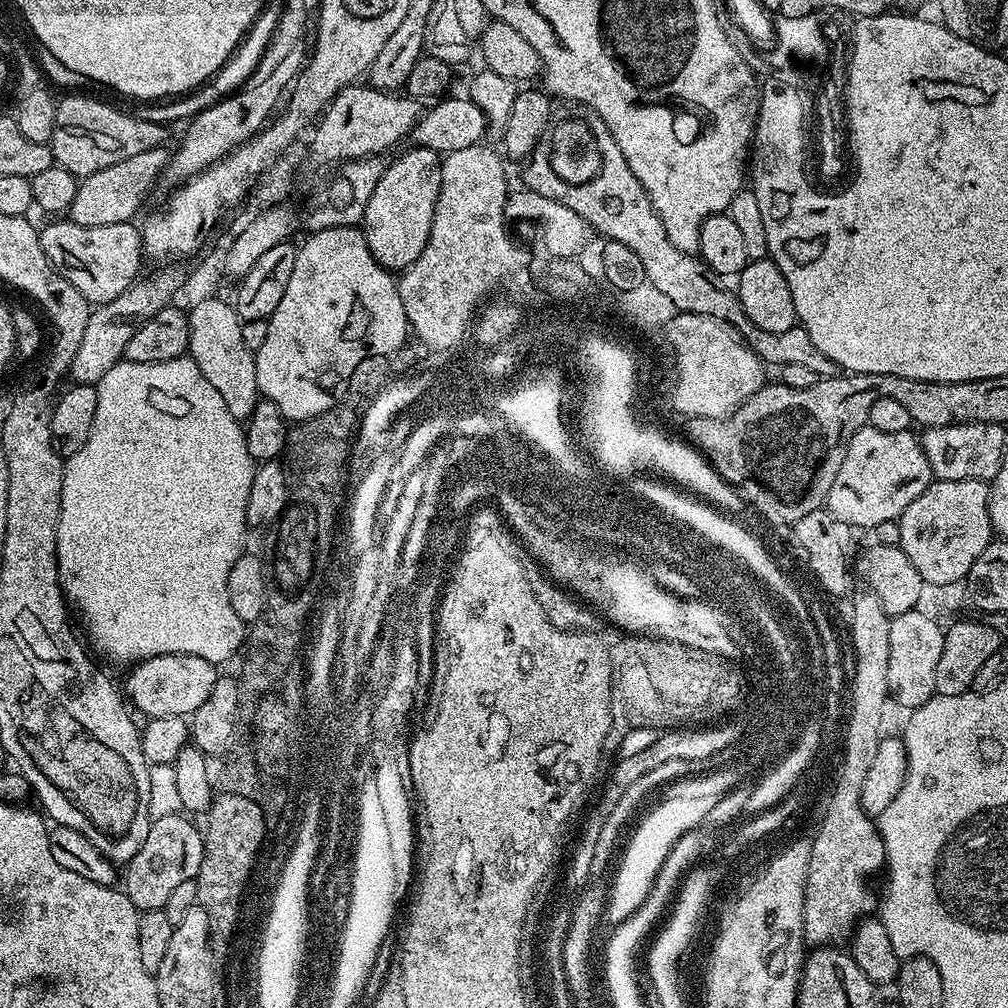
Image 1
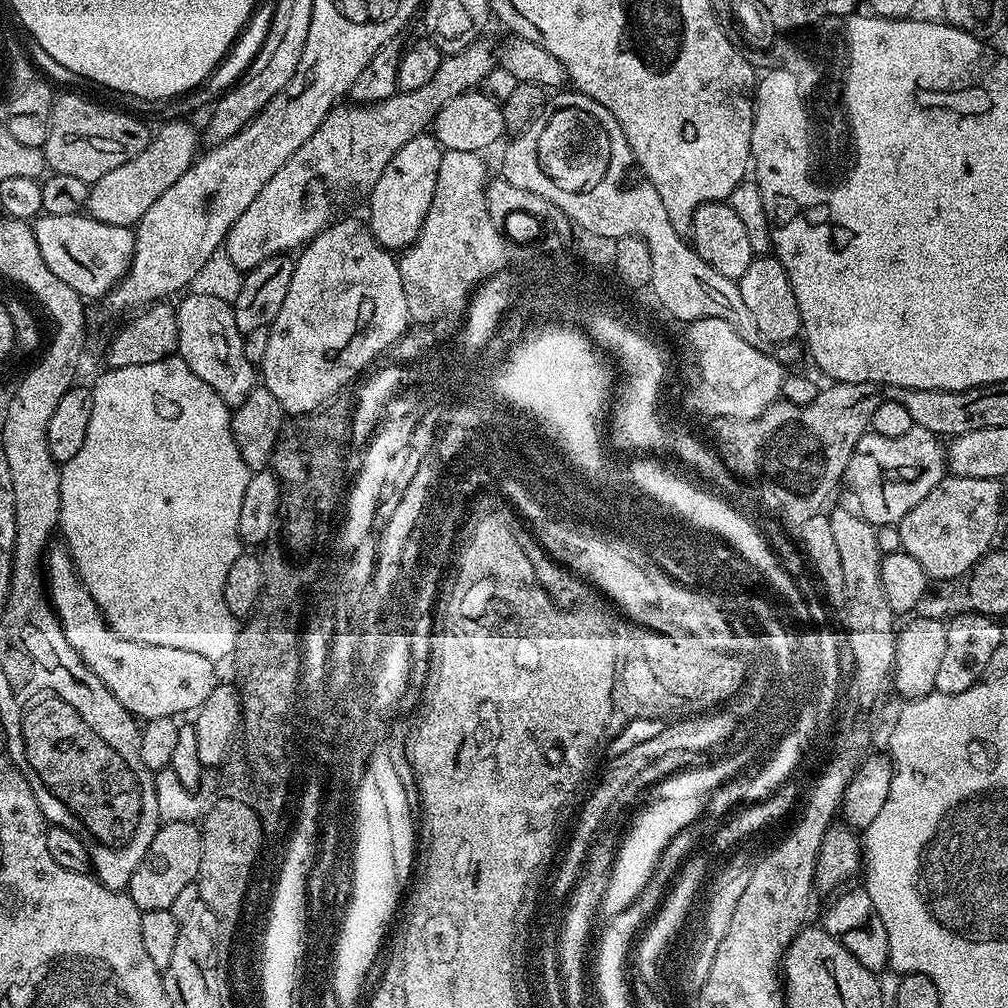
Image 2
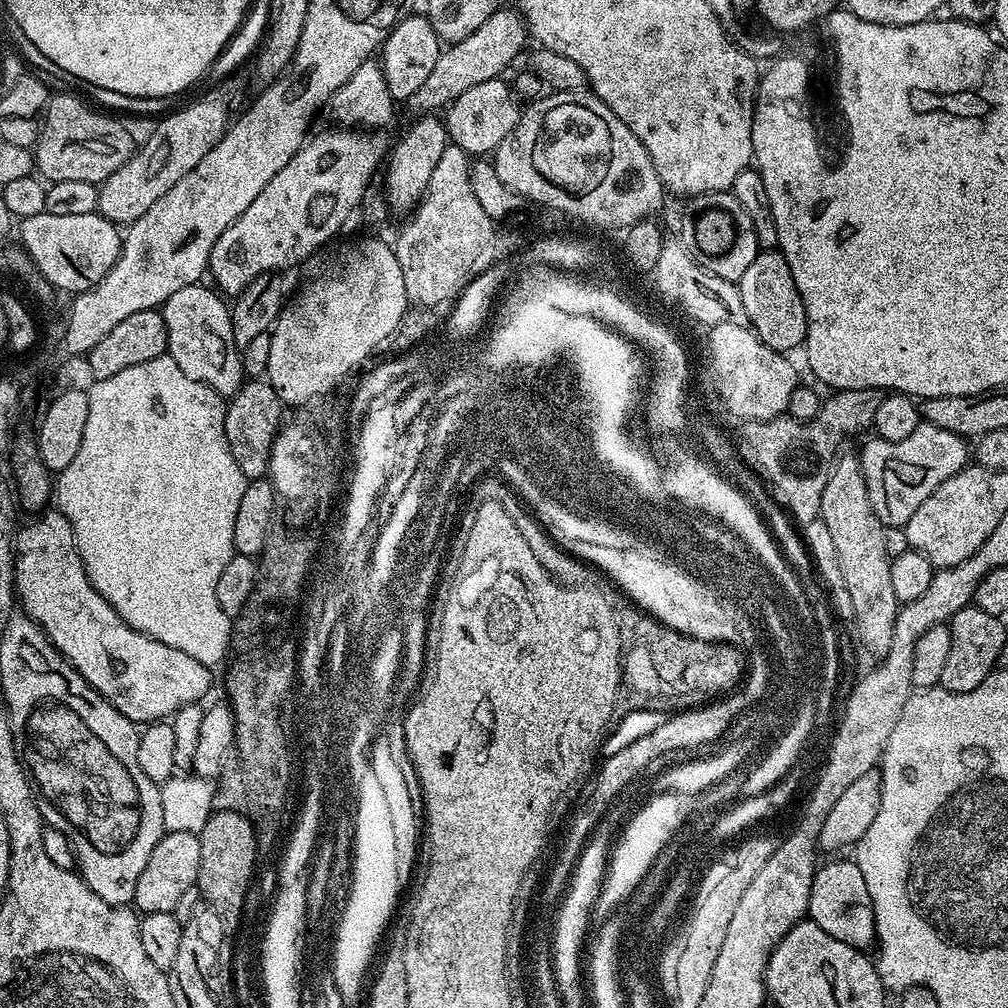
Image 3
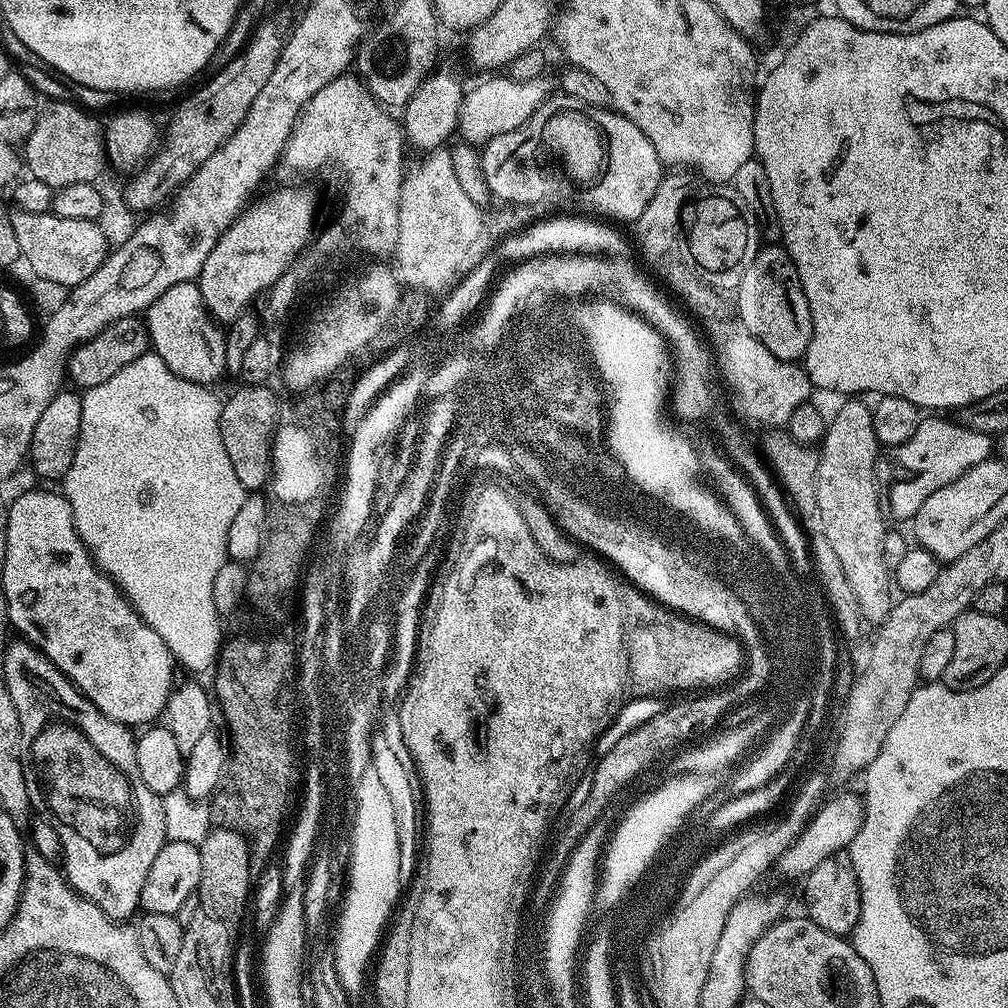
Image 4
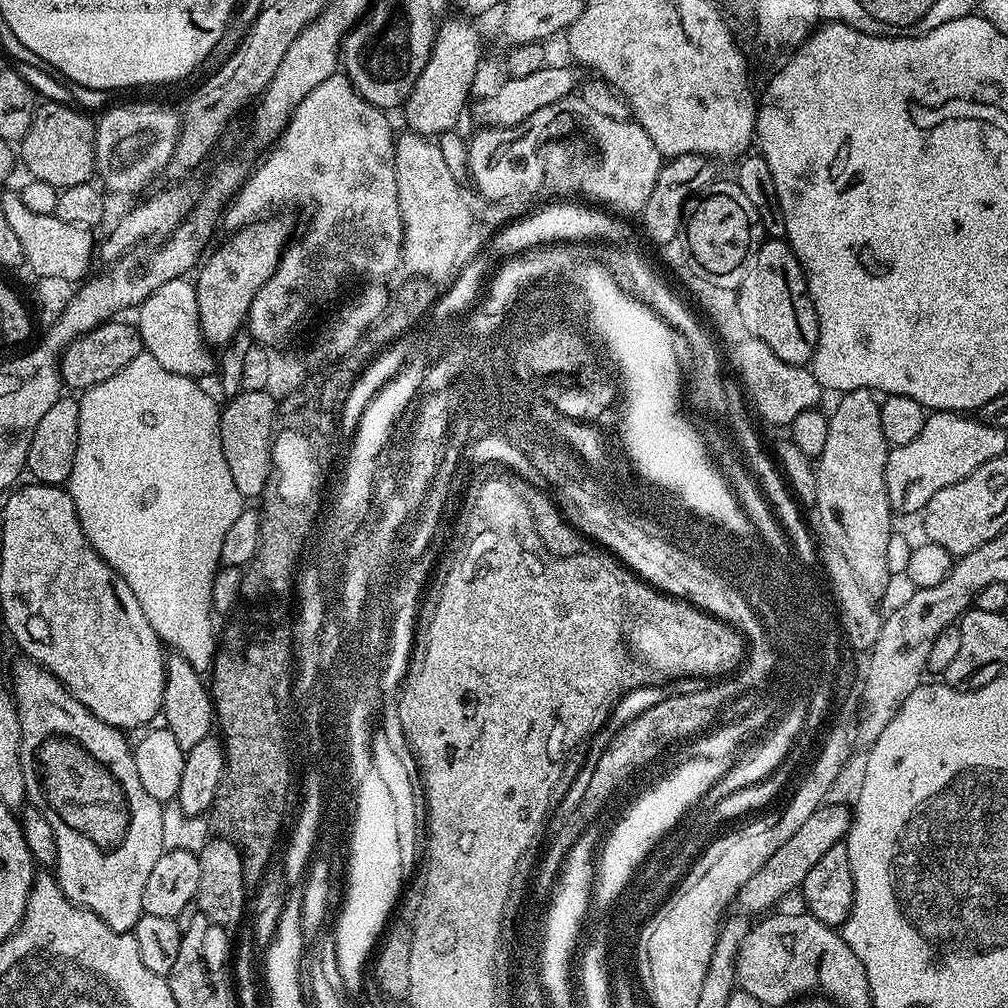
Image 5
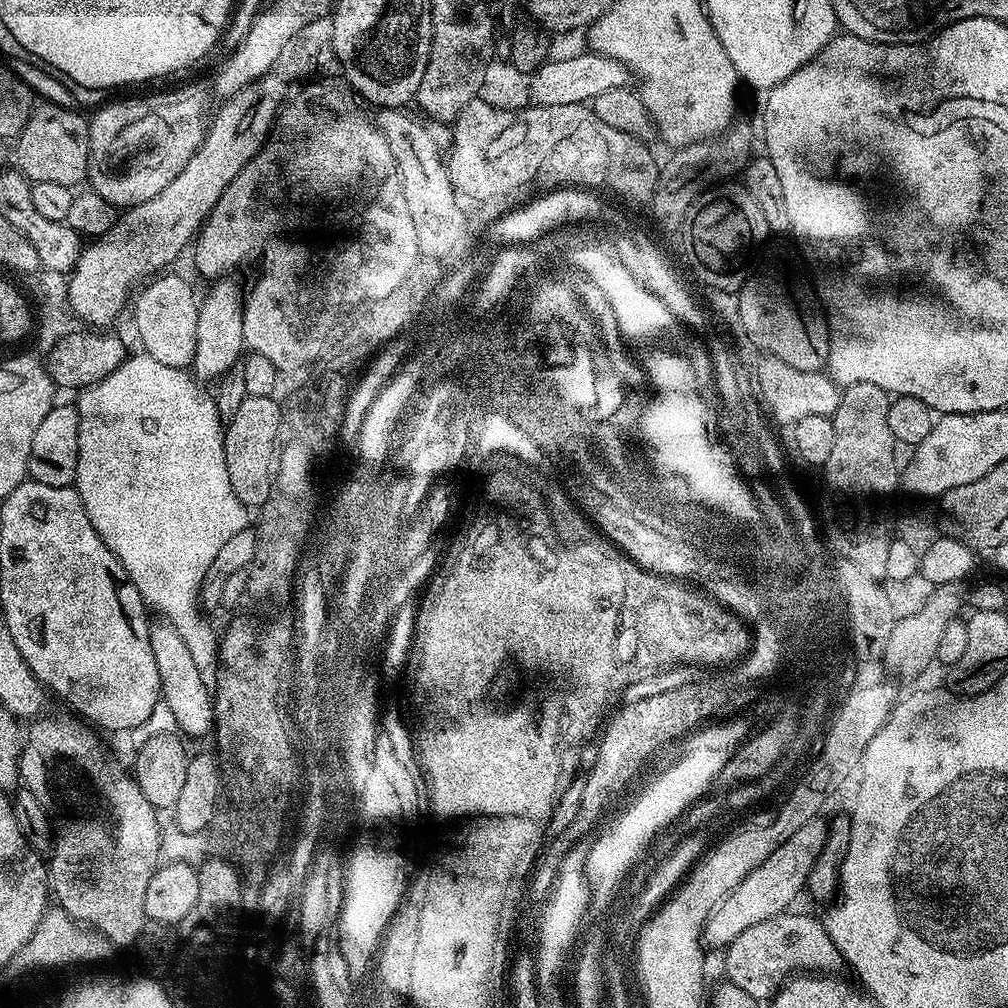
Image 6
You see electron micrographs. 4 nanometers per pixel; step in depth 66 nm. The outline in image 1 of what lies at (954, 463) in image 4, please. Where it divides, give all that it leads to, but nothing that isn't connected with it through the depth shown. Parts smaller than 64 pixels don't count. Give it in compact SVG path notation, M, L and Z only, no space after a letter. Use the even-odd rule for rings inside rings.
M863 427L850 438L842 470L830 486L826 507L841 525L871 530L878 522L899 521L900 515L926 490L934 477L926 462L920 436L909 430L898 434L882 434L882 430Z

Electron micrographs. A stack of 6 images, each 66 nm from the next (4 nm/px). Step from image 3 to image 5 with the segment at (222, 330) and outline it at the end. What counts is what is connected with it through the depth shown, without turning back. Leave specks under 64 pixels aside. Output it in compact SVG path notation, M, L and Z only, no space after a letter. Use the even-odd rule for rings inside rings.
M191 279L171 280L158 286L154 294L150 294L141 302L136 314L134 323L140 329L144 351L150 353L164 369L193 378L208 376L211 372L213 375L218 360L208 341L204 339L198 314L196 286Z

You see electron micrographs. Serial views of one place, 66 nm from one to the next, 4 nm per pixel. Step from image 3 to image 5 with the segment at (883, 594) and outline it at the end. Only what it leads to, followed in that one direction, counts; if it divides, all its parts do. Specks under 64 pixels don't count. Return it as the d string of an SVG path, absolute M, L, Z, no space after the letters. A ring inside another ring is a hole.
M869 389L845 392L839 397L836 409L828 416L826 430L826 446L822 446L822 454L815 461L816 469L816 502L815 511L820 511L820 528L824 531L823 539L841 552L850 562L850 570L868 589L869 593L880 594L890 583L886 570L886 545L894 531L892 519L894 513L890 506L890 498L886 494L886 462L890 445L882 434L882 420L880 418L880 400Z

